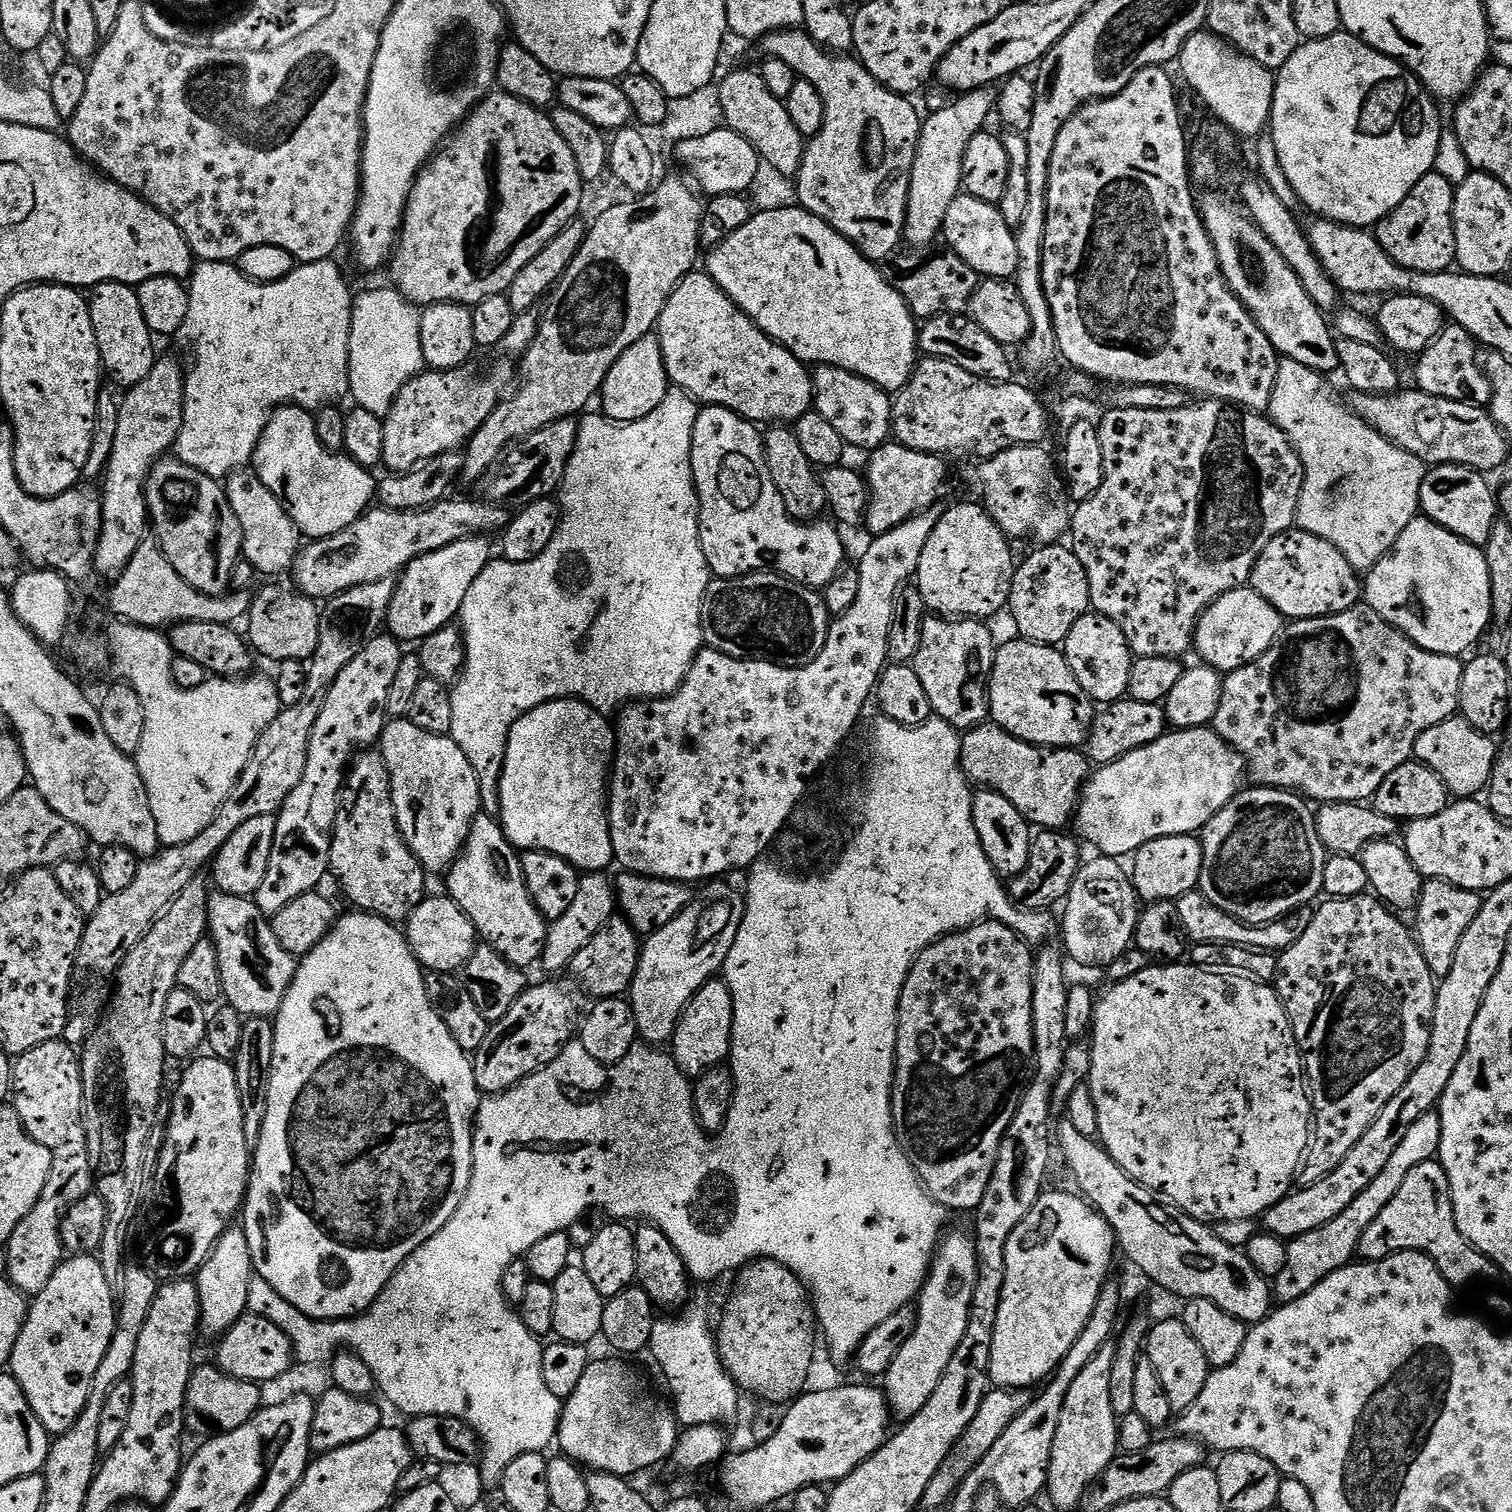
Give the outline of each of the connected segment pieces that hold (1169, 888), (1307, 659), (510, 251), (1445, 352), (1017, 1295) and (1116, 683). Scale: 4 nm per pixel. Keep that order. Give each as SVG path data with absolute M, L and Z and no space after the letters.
M1195 835L1167 836L1154 838L1154 842L1146 842L1131 857L1130 879L1135 888L1135 895L1144 902L1180 899L1187 892L1197 891L1202 874L1203 843Z
M1361 602L1350 610L1333 616L1291 621L1281 631L1279 638L1272 643L1270 650L1266 650L1266 654L1262 654L1254 662L1238 670L1227 673L1224 676L1222 698L1218 702L1218 714L1214 714L1210 727L1244 759L1247 775L1251 779L1253 776L1256 779L1253 781L1257 785L1295 790L1320 804L1359 804L1371 801L1375 797L1378 786L1386 782L1386 777L1394 774L1398 766L1407 764L1413 759L1412 751L1418 738L1426 734L1430 726L1438 726L1438 722L1451 720L1459 713L1463 673L1464 664L1461 657L1439 656L1419 648L1400 629L1386 623L1375 610Z
M493 91L464 119L463 124L456 129L451 139L416 175L416 181L408 195L408 204L404 207L400 235L390 257L393 280L391 283L396 291L417 306L429 304L467 304L471 306L482 302L482 298L503 296L514 282L514 278L518 278L518 270L522 270L522 266L526 266L526 262L530 262L534 254L543 250L570 221L577 219L579 212L576 211L580 208L580 199L583 198L584 191L586 191L586 185L584 179L578 174L578 162L574 162L574 153L571 152L570 146L566 146L562 134L554 130L551 115L547 111L535 108L533 104L527 104L525 100L514 98L508 92Z
M1449 323L1440 331L1436 341L1425 352L1419 353L1416 364L1415 387L1421 392L1446 398L1447 400L1467 400L1469 404L1491 405L1492 383L1484 372L1481 357L1476 356L1478 345L1472 335L1462 326Z
M1051 1190L1038 1198L1006 1244L1006 1282L1002 1282L1002 1302L998 1302L998 1322L994 1326L988 1371L996 1388L1031 1389L1032 1384L1039 1385L1055 1373L1062 1358L1078 1342L1082 1326L1092 1317L1098 1294L1109 1283L1115 1256L1118 1256L1116 1231L1087 1200L1076 1194Z
M1091 610L1078 618L1064 639L1062 651L1074 678L1078 678L1078 686L1082 686L1082 690L1086 690L1086 694L1097 705L1114 704L1128 696L1134 657L1126 642L1126 634L1122 634L1122 630L1118 630L1110 618L1099 616Z

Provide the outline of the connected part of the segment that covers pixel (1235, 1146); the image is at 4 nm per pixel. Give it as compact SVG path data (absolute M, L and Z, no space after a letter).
M1168 962L1163 966L1149 966L1134 977L1118 981L1099 993L1092 1019L1090 1045L1092 1061L1086 1081L1097 1110L1099 1143L1114 1158L1114 1162L1132 1180L1146 1186L1157 1197L1181 1208L1196 1220L1256 1220L1275 1204L1282 1202L1297 1183L1306 1159L1310 1133L1314 1128L1312 1098L1306 1087L1304 1058L1296 1044L1292 1023L1284 1003L1271 983L1261 982L1239 974L1225 974L1220 970L1198 968L1191 962Z

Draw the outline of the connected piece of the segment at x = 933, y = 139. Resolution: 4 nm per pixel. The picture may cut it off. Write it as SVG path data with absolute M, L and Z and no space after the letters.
M991 87L975 88L972 92L957 95L942 110L931 113L920 125L920 141L914 158L914 170L910 174L910 194L906 206L906 222L904 223L904 240L912 248L927 248L935 245L941 239L944 223L946 222L946 210L950 210L950 202L961 195L964 187L962 178L962 162L966 154L966 146L970 146L970 138L974 138L979 132L985 131L988 115L993 115L996 107L997 93Z

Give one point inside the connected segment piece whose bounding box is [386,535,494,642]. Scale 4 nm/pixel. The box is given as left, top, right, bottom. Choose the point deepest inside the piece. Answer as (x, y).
(429, 592)

